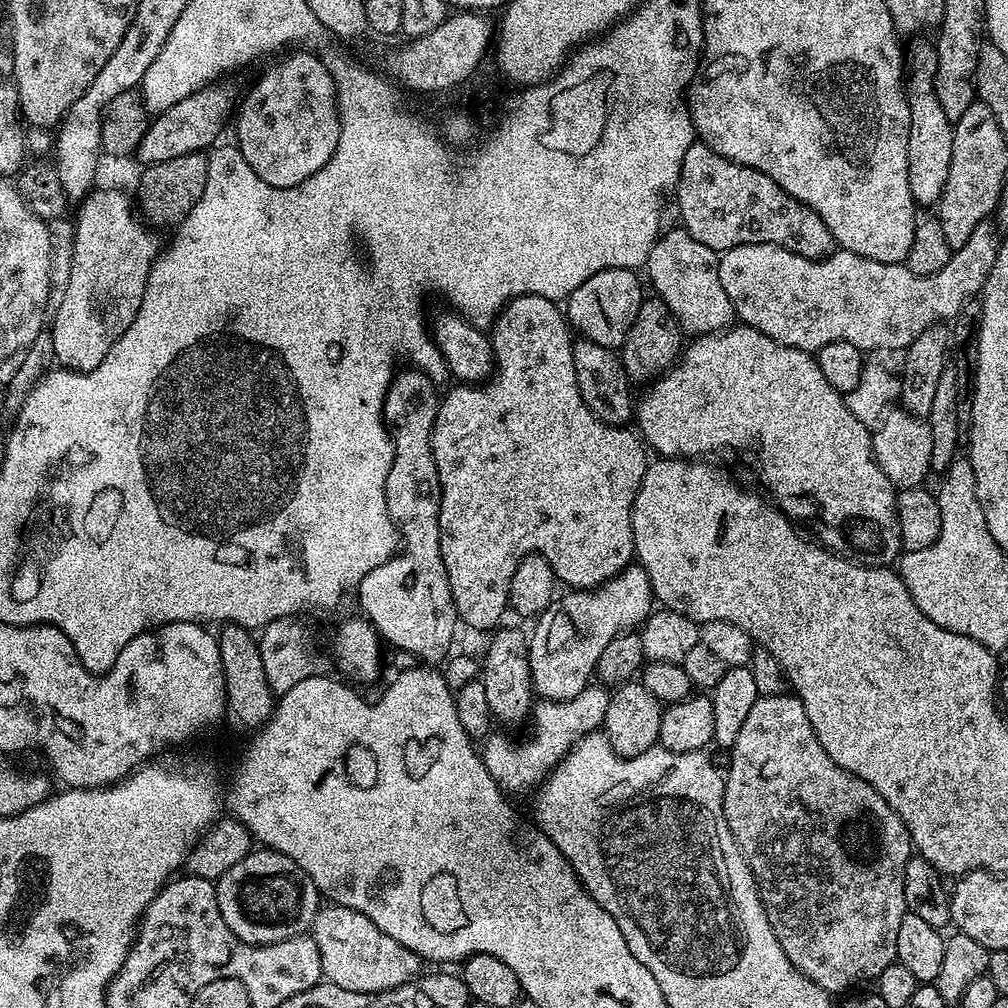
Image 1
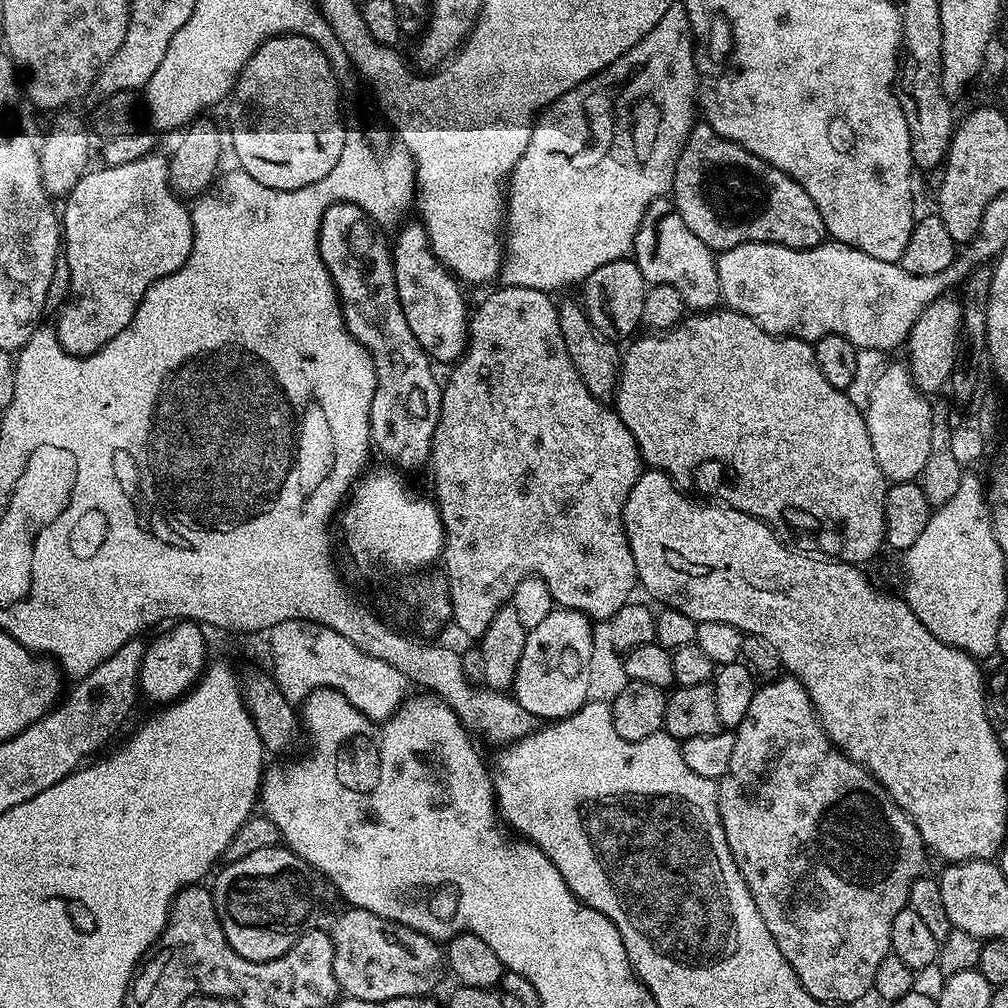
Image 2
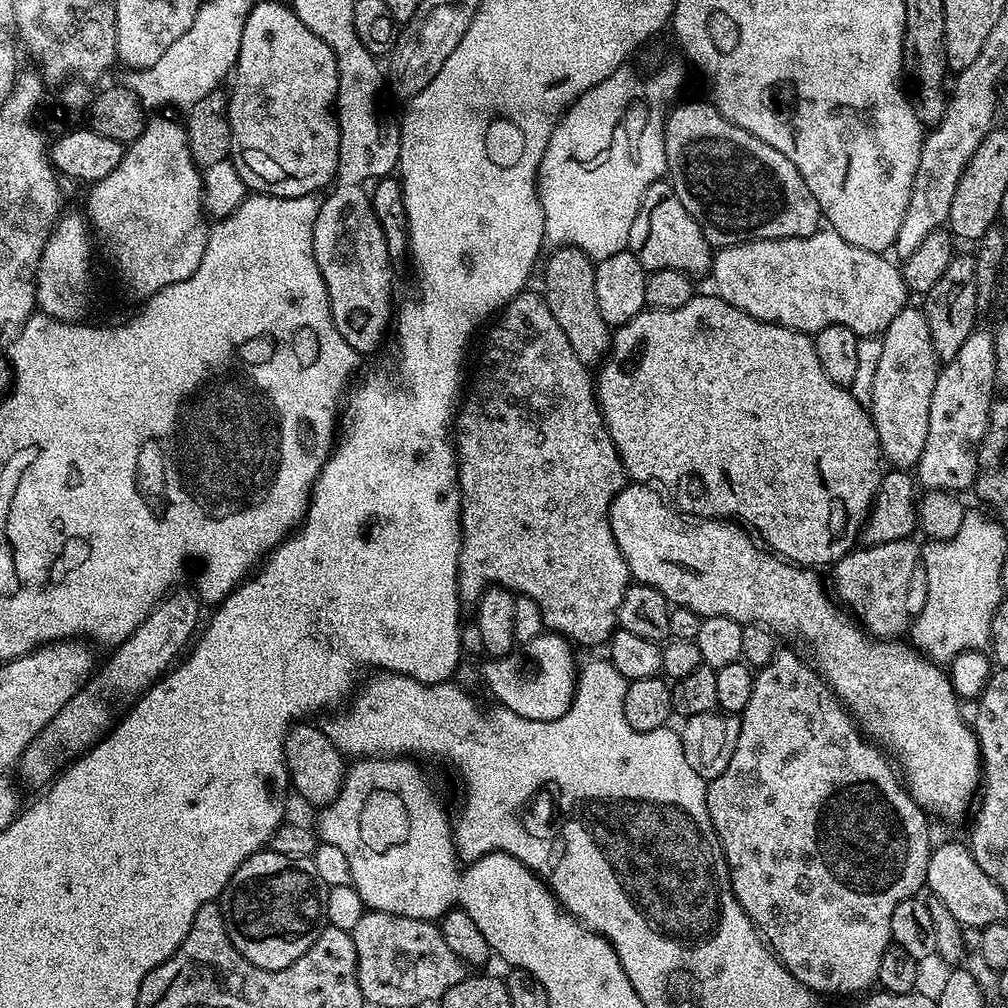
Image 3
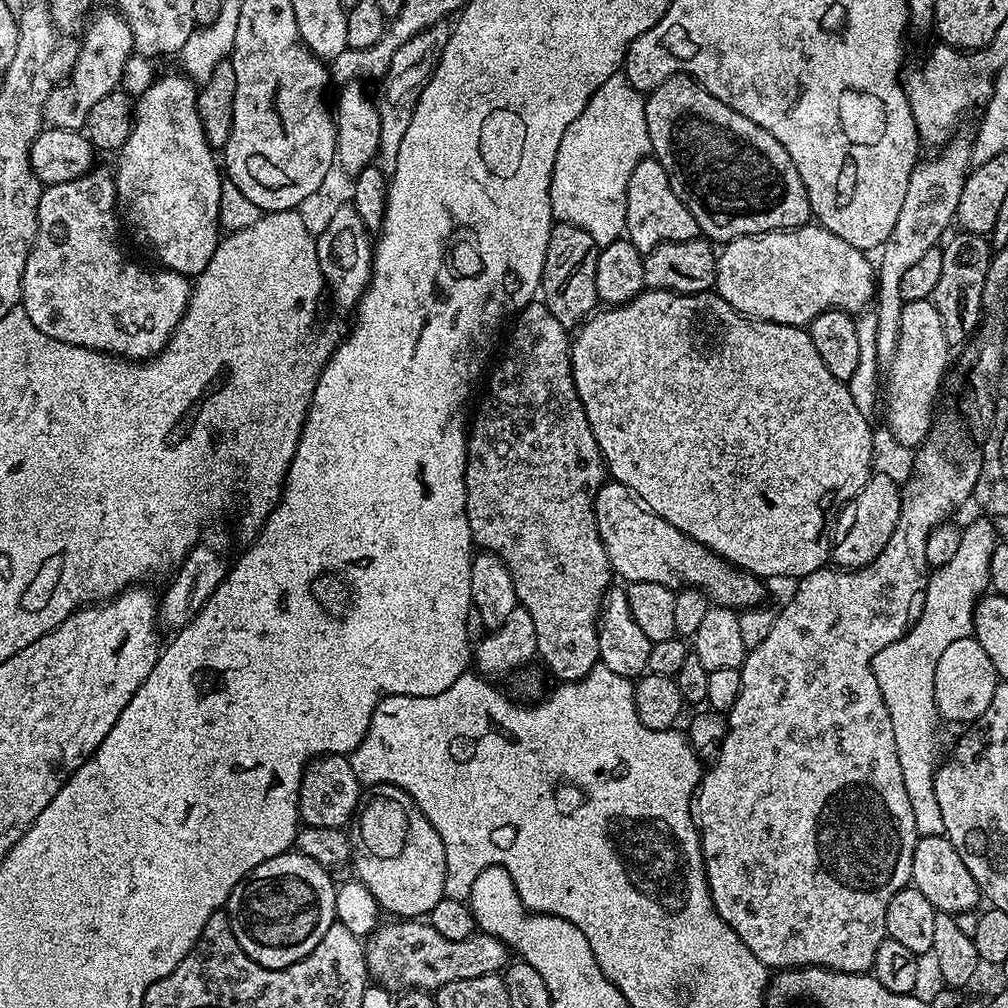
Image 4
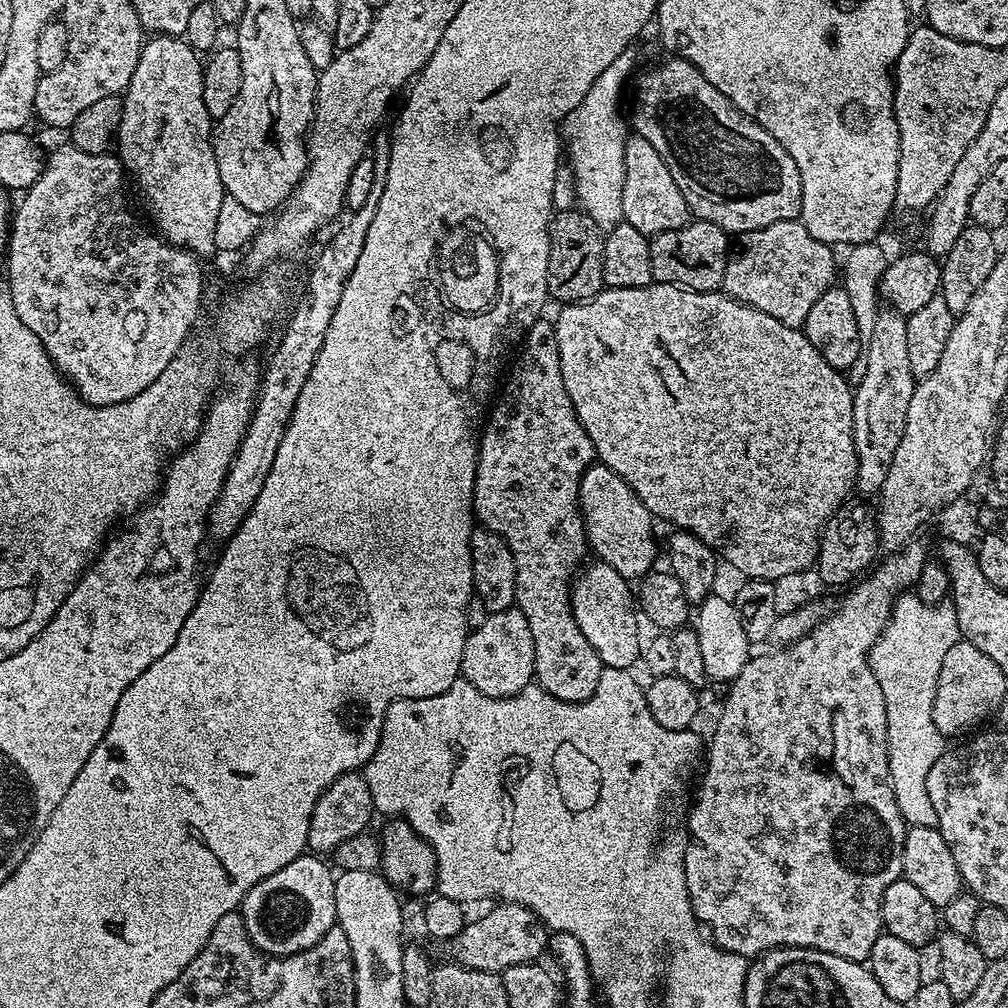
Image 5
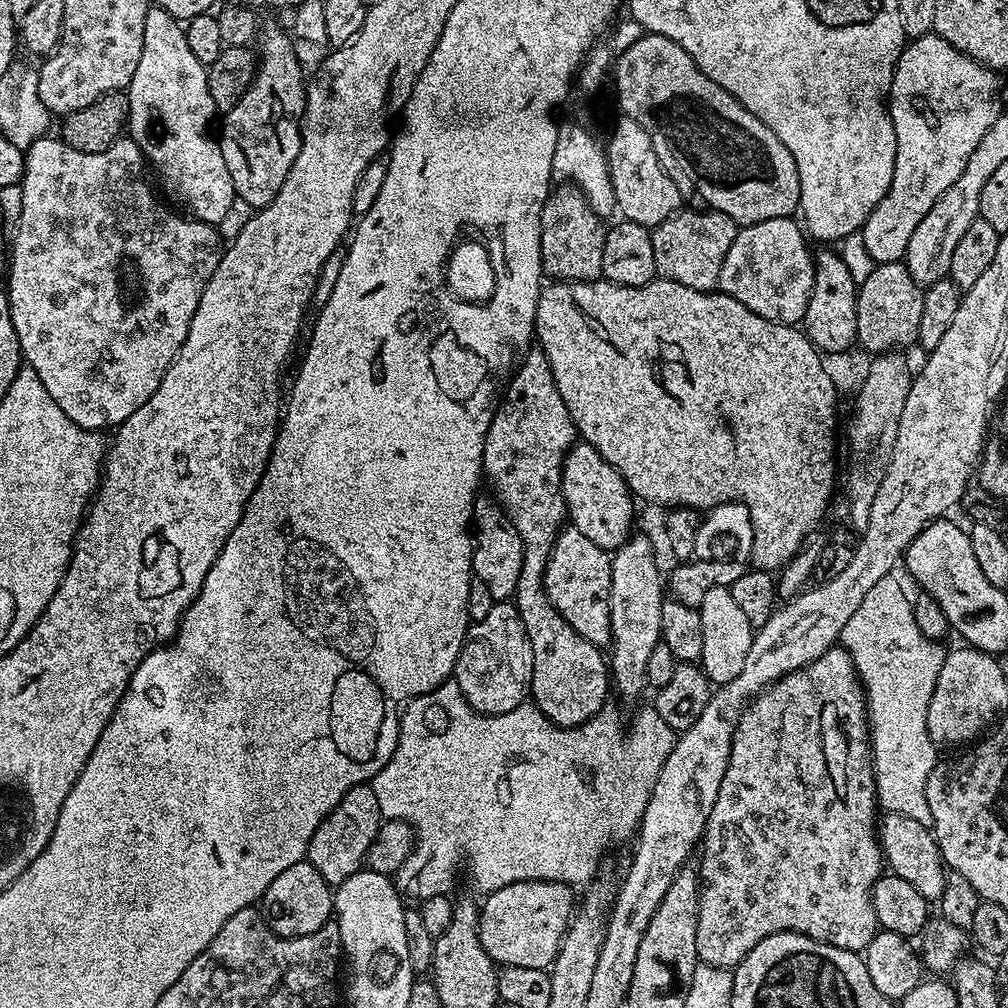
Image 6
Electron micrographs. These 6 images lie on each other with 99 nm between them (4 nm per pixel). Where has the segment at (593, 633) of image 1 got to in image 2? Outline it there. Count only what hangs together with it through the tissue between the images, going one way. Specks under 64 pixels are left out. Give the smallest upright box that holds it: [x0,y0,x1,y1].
[512,607,593,722]

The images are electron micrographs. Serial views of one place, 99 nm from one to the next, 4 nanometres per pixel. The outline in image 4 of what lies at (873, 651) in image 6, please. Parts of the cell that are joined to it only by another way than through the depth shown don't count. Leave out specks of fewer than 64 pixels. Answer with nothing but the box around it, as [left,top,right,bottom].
[872,518,998,836]

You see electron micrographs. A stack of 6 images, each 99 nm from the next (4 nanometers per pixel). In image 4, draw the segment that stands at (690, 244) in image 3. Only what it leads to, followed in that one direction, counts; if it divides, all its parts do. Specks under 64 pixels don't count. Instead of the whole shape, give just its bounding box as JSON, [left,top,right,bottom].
[626,158,701,254]

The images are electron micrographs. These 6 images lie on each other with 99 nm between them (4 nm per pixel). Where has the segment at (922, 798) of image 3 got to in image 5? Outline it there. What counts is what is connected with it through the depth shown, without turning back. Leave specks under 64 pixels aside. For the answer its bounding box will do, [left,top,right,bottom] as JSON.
[580,462,656,578]

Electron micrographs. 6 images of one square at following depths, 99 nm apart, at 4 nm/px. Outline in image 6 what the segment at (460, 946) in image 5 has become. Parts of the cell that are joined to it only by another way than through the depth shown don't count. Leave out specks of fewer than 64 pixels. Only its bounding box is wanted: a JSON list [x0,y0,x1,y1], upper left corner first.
[480,880,574,969]

